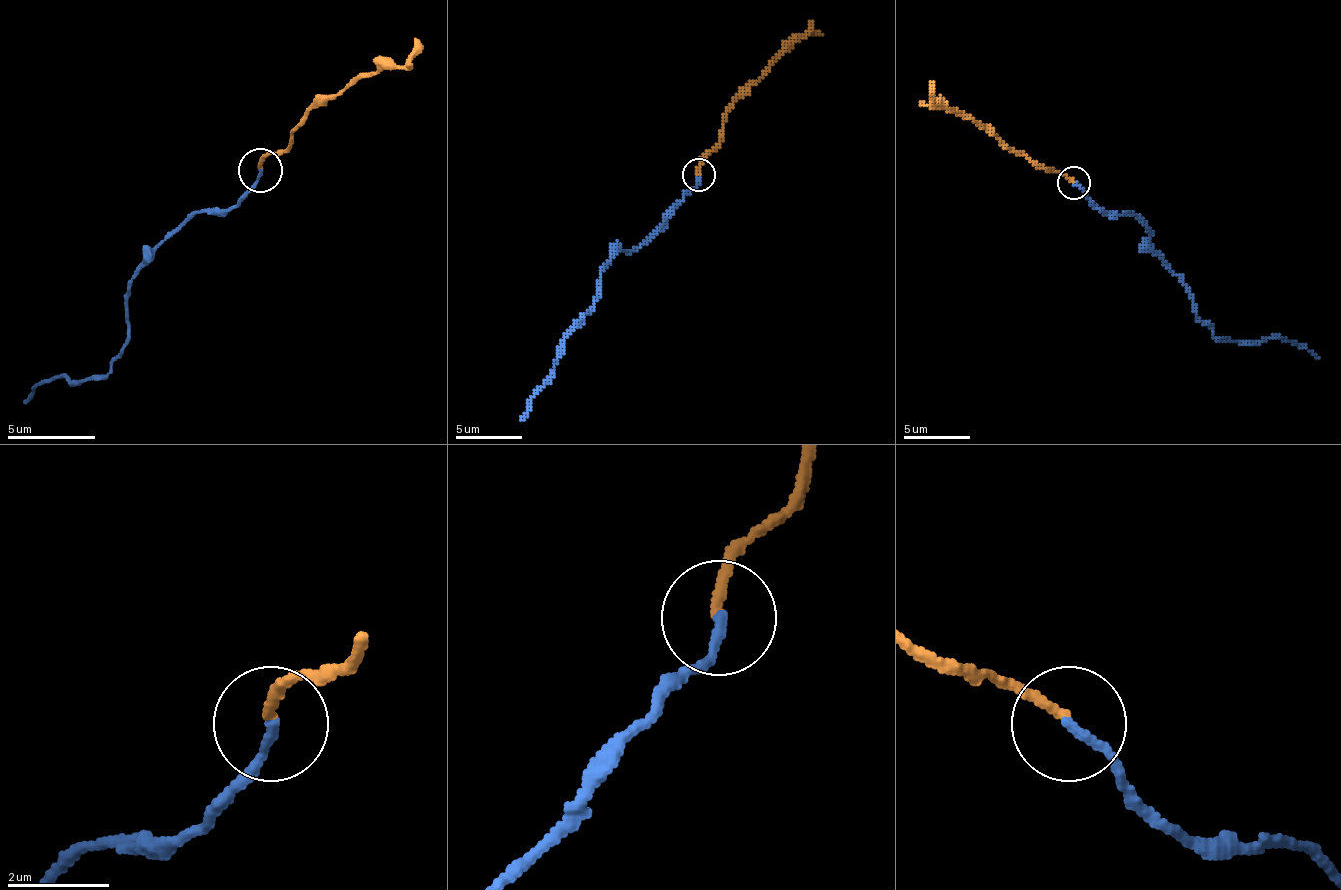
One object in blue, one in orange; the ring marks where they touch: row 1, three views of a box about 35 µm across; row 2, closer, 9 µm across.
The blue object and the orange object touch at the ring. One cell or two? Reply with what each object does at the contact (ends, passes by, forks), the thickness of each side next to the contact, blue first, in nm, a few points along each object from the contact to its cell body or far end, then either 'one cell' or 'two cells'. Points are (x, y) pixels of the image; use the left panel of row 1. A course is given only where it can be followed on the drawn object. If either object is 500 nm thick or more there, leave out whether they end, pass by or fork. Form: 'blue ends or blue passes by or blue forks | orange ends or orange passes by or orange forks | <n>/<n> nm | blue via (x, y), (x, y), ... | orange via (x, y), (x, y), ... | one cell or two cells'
blue ends | orange ends | 190/190 nm | blue via (261, 169), (230, 208), (195, 213), (133, 279), (128, 345), (106, 376), (80, 381), (53, 376), (22, 403) | orange via (261, 169), (288, 146), (292, 129), (363, 76), (403, 67), (416, 36) | one cell

